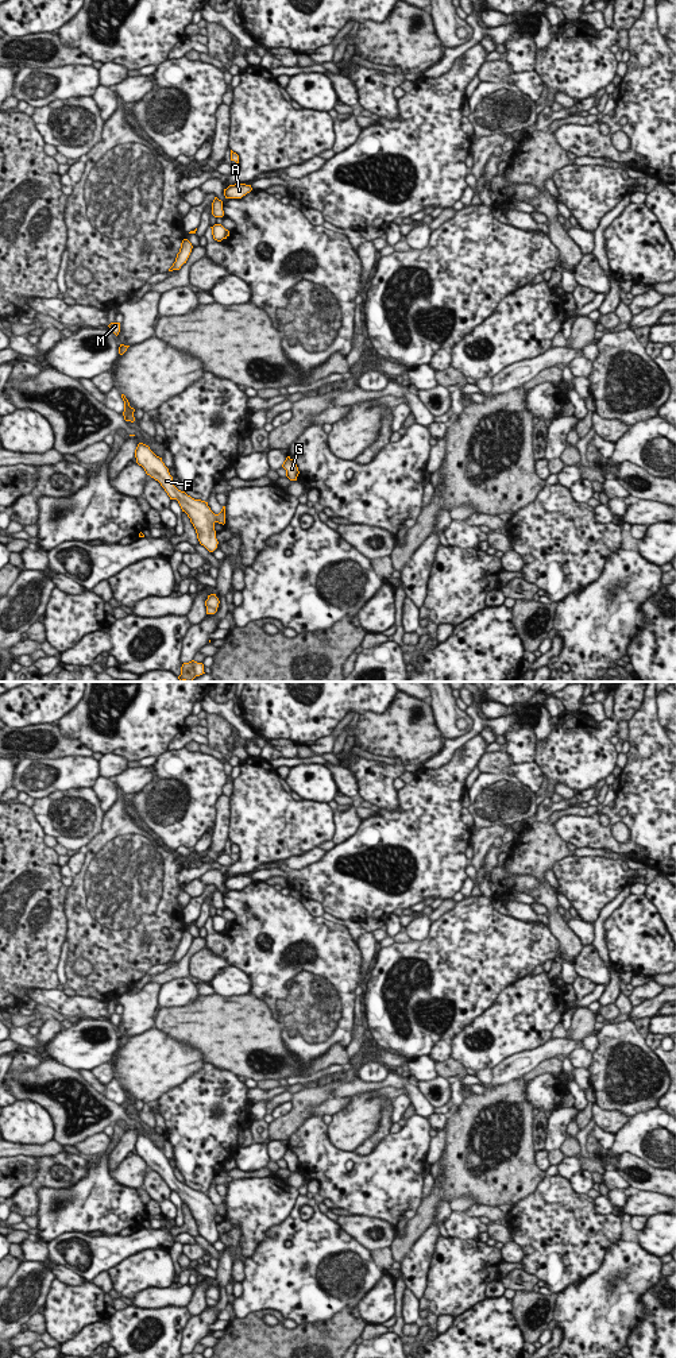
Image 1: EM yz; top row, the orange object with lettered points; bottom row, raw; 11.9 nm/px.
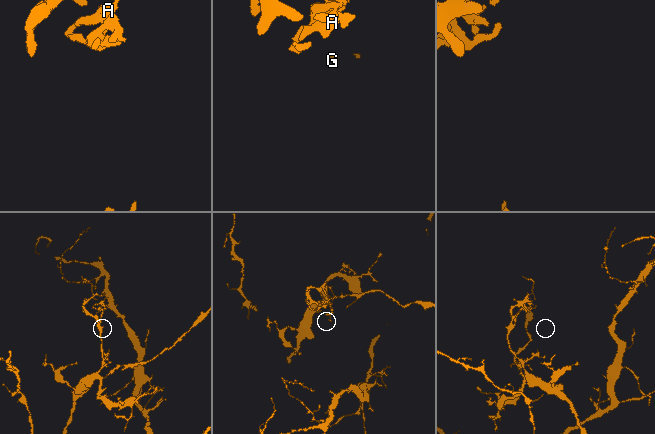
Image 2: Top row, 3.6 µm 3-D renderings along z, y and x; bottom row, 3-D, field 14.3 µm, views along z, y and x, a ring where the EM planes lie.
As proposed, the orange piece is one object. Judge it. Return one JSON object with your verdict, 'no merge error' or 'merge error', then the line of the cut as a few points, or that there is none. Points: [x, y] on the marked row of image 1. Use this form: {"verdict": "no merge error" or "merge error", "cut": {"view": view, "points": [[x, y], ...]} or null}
{"verdict": "no merge error", "cut": null}

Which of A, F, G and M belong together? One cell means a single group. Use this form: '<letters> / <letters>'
A F G M

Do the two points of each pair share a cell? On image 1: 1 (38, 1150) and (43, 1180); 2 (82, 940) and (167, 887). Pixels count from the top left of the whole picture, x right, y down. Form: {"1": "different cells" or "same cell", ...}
{"1": "different cells", "2": "same cell"}

